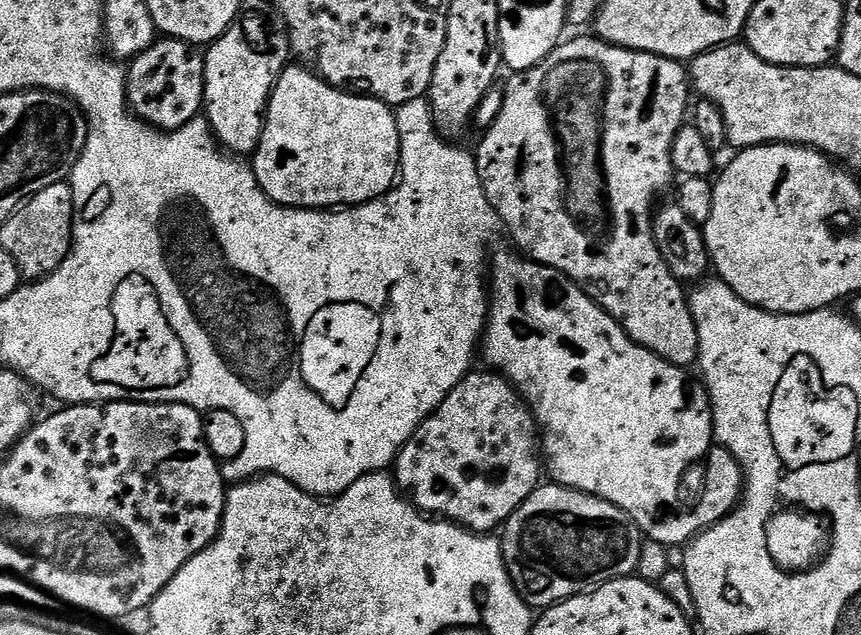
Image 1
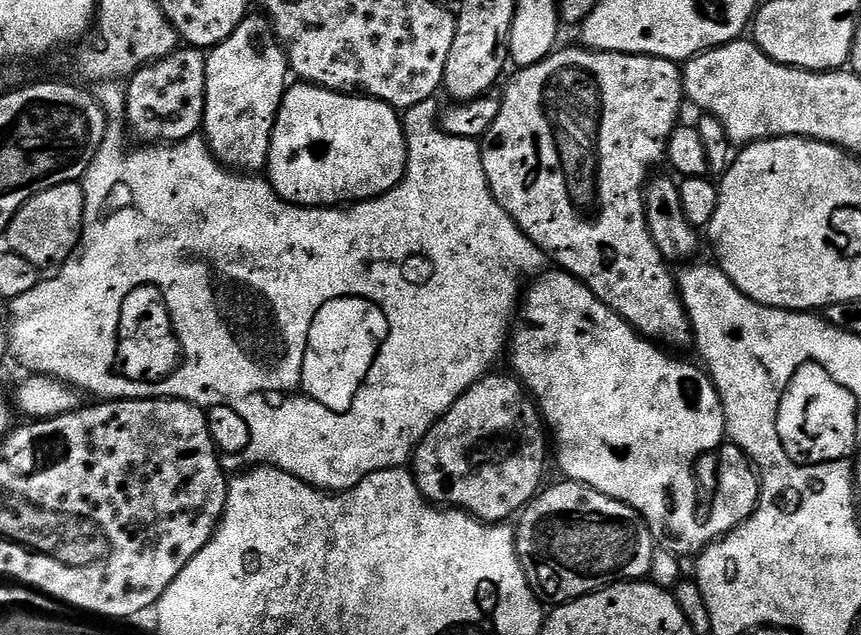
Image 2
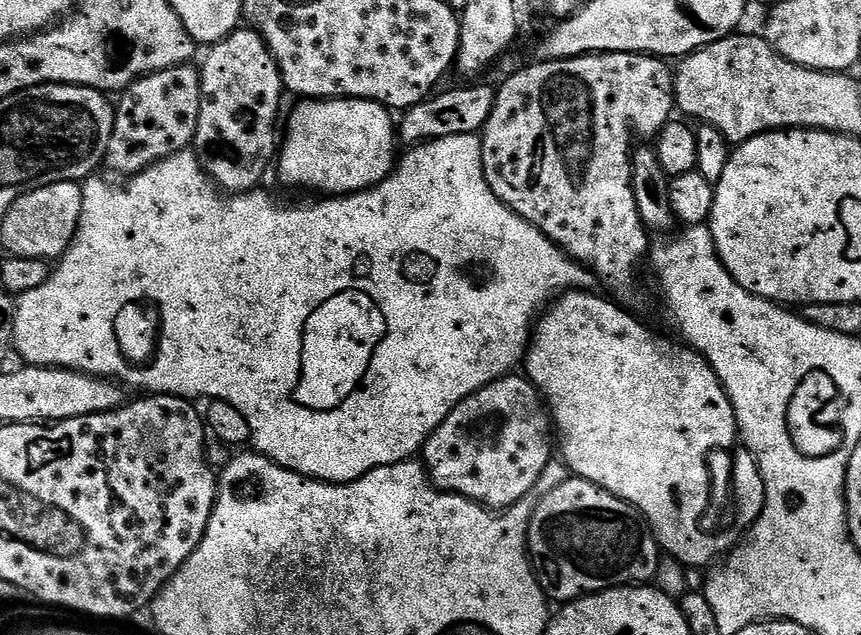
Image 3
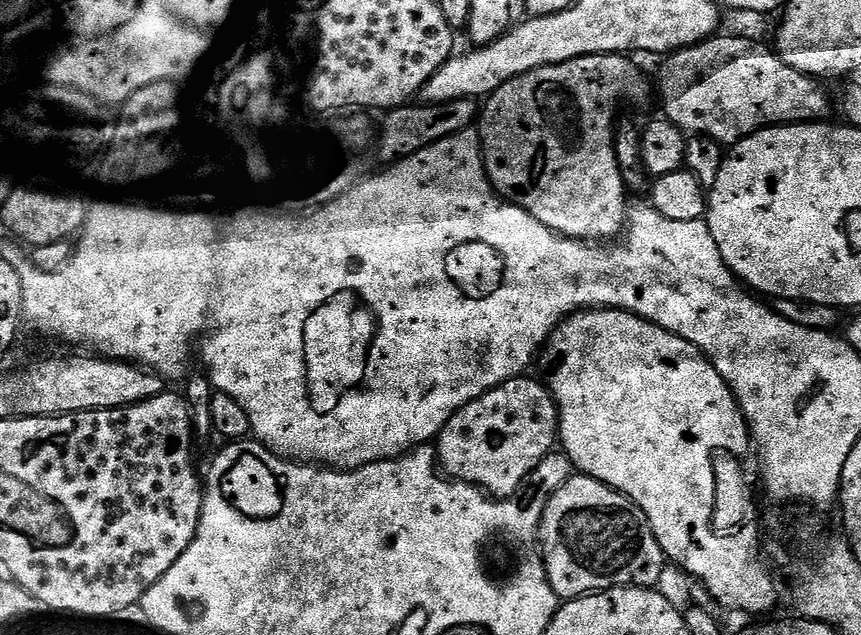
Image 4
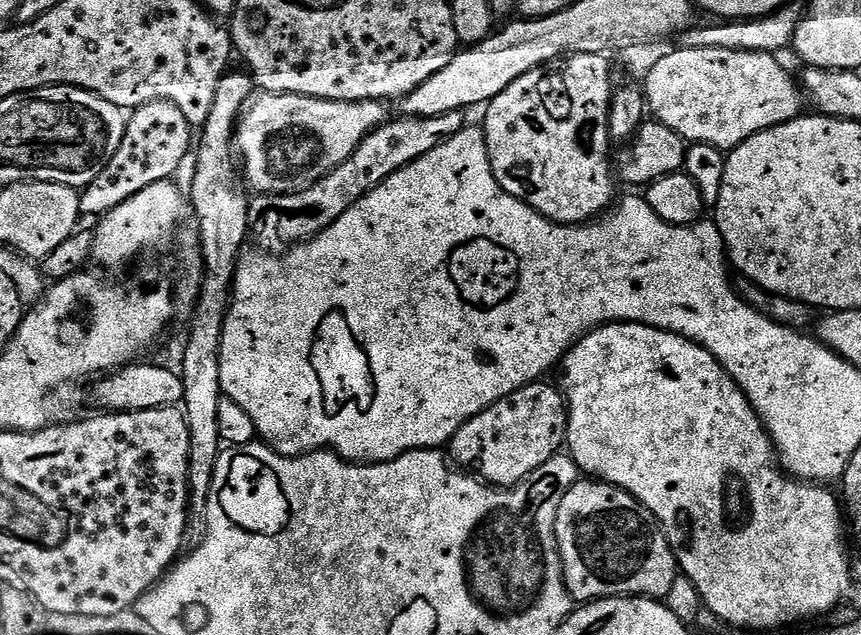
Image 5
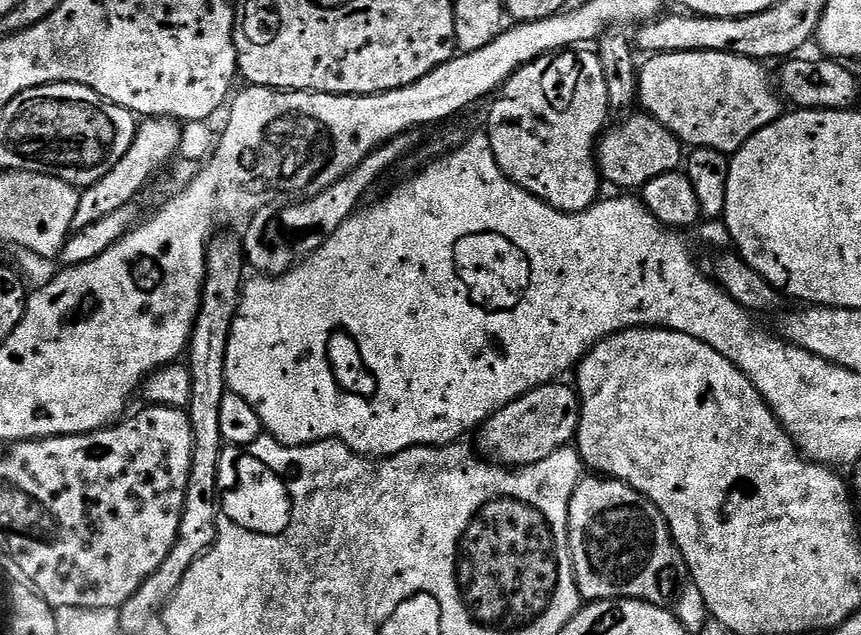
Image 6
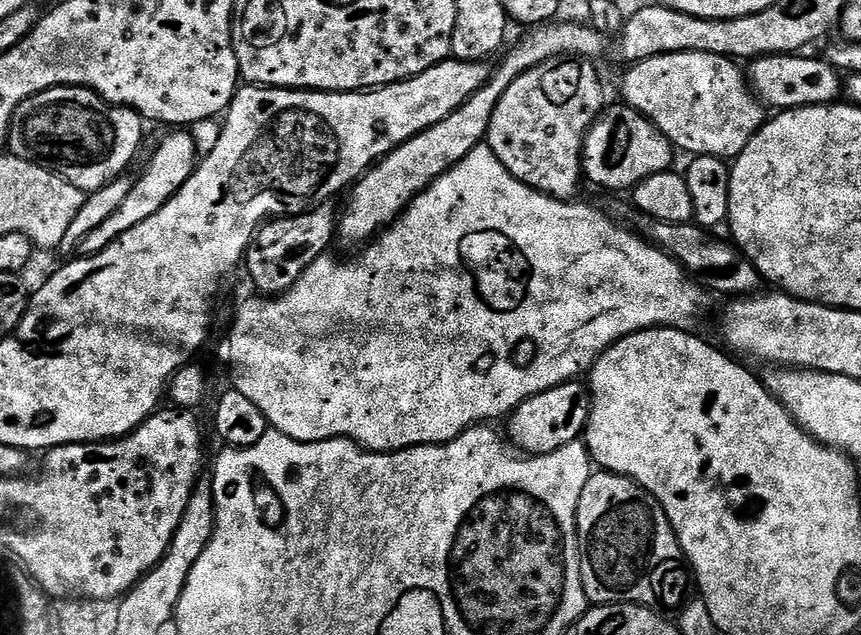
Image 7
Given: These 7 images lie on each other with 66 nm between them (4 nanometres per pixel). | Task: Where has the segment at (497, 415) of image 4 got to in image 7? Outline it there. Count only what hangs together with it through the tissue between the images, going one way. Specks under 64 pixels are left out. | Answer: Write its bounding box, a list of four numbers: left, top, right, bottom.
[507,383,592,456]

